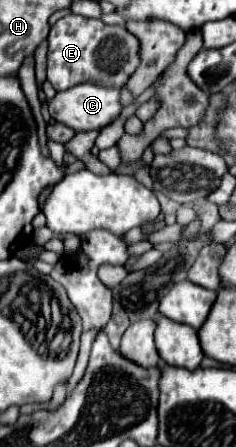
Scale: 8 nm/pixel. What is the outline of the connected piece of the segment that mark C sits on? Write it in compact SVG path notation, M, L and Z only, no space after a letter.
M82 83L76 85L68 91L56 93L56 97L50 101L50 115L66 123L68 127L76 131L92 131L92 129L102 129L104 125L110 125L114 119L118 119L124 111L124 105L120 101L120 87L104 87L104 85L94 85L94 83Z

